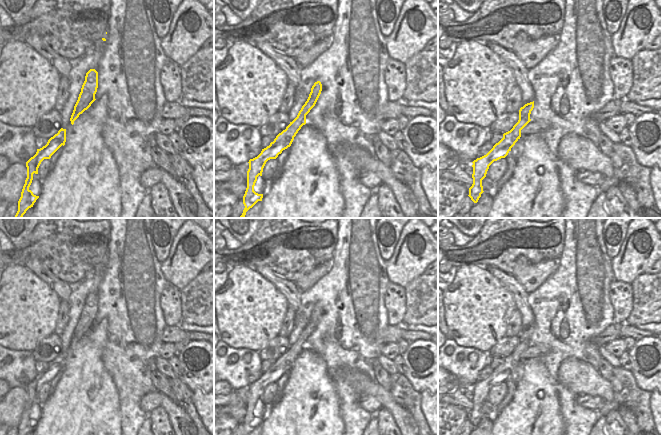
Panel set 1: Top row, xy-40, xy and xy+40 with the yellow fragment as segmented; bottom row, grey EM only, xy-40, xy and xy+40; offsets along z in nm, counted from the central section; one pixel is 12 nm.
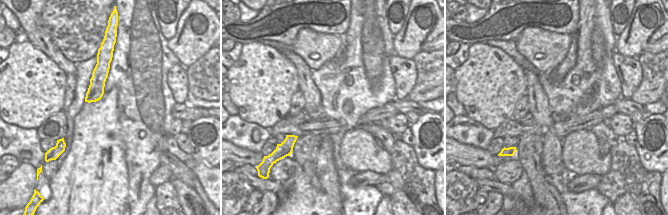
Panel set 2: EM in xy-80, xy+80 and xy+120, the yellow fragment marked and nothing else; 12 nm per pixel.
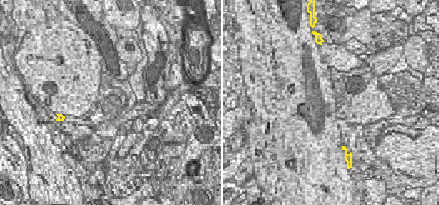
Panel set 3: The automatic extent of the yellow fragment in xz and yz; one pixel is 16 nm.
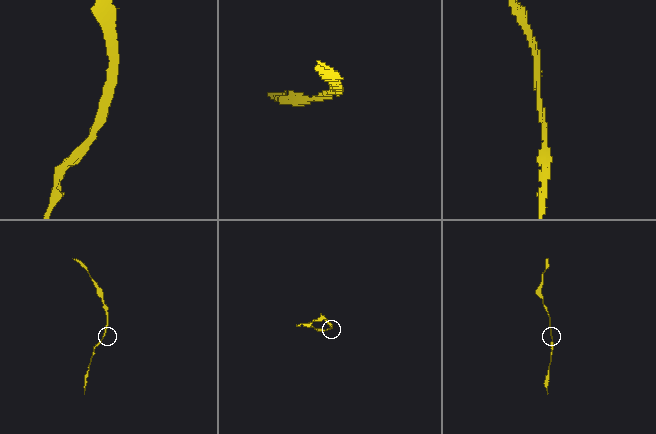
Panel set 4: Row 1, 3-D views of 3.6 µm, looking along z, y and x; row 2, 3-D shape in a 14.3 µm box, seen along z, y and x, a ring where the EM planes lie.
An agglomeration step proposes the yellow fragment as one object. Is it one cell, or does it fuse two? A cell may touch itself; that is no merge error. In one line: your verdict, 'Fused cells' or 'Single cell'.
Single cell

